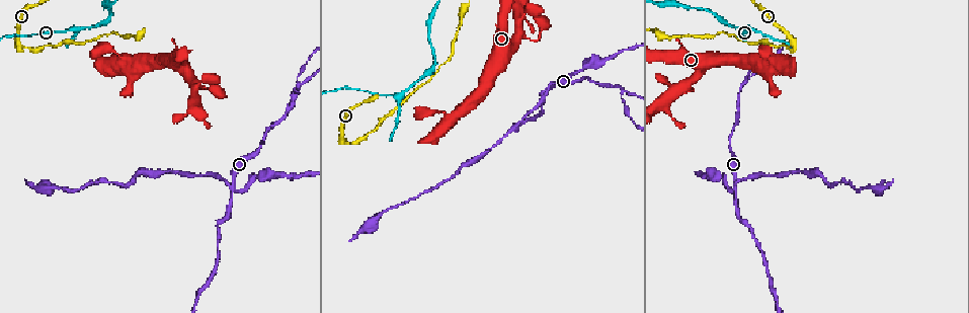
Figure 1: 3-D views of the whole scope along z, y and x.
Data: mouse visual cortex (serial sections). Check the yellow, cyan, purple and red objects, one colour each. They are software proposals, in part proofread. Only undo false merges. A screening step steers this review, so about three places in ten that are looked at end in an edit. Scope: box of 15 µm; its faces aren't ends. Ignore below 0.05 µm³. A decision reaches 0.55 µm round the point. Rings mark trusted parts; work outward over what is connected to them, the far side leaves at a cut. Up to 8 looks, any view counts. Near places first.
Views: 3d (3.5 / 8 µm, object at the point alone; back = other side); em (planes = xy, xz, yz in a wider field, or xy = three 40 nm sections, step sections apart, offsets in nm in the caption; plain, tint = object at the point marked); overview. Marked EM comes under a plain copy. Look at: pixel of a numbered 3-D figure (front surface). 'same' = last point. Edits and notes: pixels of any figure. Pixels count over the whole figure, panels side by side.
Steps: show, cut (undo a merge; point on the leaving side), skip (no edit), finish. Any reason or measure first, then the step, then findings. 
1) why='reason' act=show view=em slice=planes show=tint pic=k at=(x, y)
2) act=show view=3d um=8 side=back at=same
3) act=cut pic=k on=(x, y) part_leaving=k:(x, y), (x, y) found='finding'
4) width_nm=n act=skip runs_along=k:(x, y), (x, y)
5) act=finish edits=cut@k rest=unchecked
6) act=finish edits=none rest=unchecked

why='three arms meet' act=show view=3d um=8 pic=1 at=(300, 85)

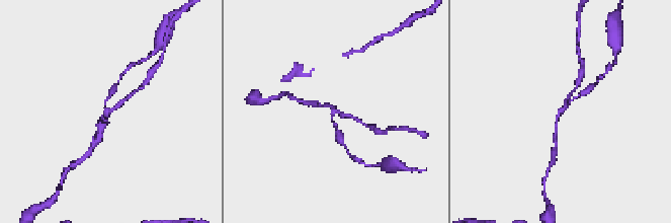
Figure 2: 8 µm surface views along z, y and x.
arms=3 arm_widths_nm=100,150,150 act=show view=em slice=xy step=1 show=tint pic=2 at=(334, 112)

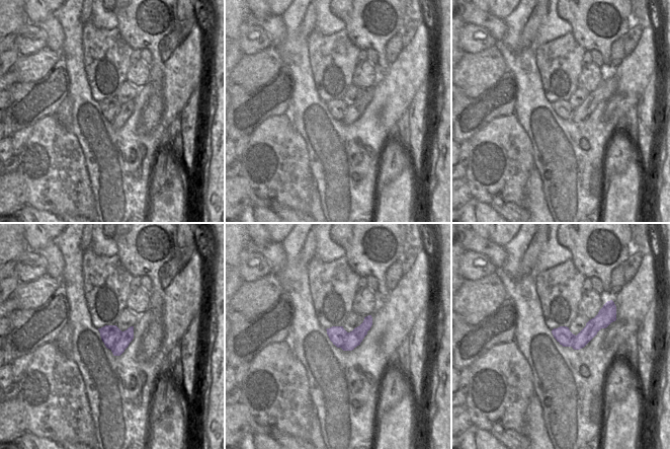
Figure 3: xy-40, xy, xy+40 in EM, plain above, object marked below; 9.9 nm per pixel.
act=cut pic=2 on=(338, 133) border=3:(121, 331), (119, 340), (111, 350) found='a second cell is stuck on'

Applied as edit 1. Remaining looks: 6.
act=show view=overview

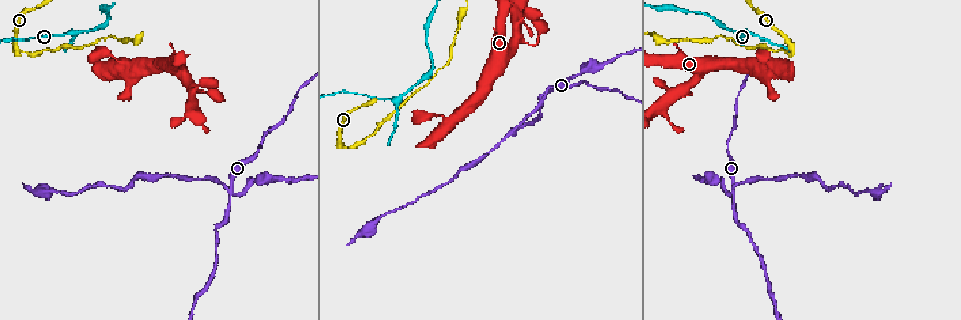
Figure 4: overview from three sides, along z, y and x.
act=show view=3d um=3.5 side=back pic=4 at=(73, 35)

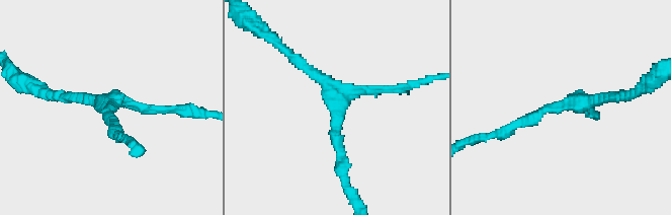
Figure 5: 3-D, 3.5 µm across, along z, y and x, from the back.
why='now the EM' act=show view=em slice=xy step=2 show=tint pic=5 at=(583, 102)

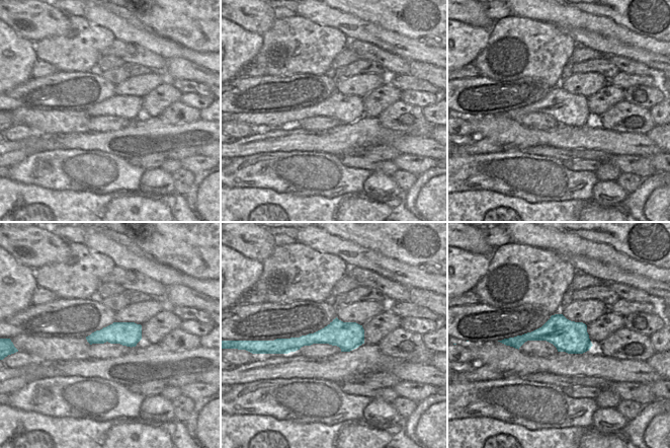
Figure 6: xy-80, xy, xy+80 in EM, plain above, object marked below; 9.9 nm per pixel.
act=skip runs_along=6:(361, 331), (281, 344) found='all the same cell'

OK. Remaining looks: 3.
why='sharp bend' act=show view=3d um=8 pic=4 at=(23, 52)

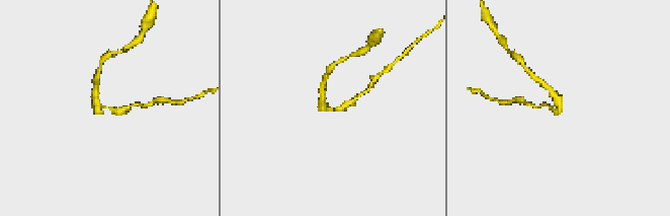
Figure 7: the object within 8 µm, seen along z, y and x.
arm_widths_nm=150,250 act=show view=em slice=xy step=5 show=tint pic=7 at=(334, 108)

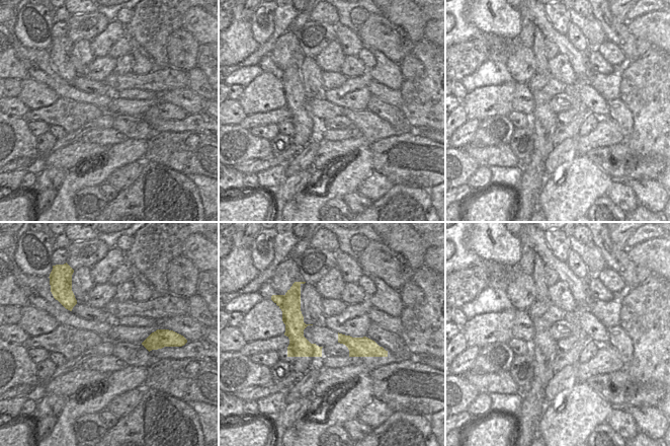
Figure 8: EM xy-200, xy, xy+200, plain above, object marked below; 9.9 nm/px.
act=cut pic=7 on=(121, 110) part_leaving=7:(109, 109), (142, 105) found='a second cell is stuck on'

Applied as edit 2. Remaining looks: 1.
act=finish edits=cut@2,cut@7 rest=unchecked

